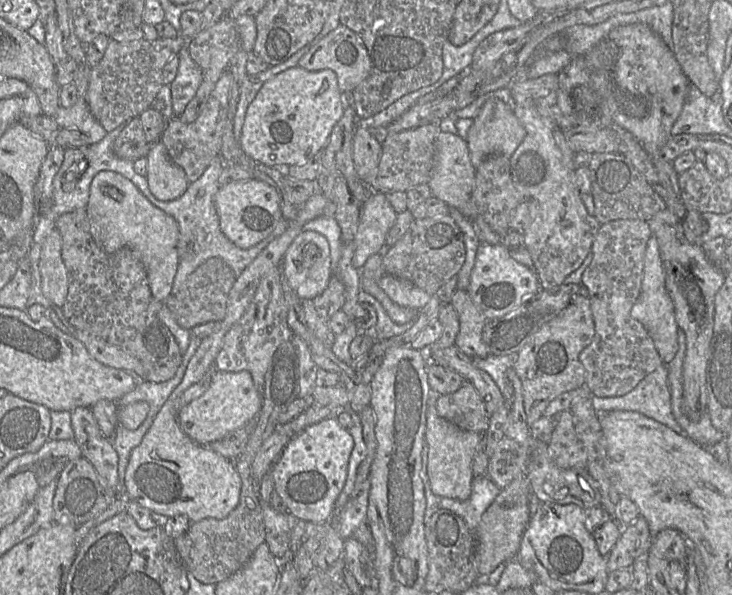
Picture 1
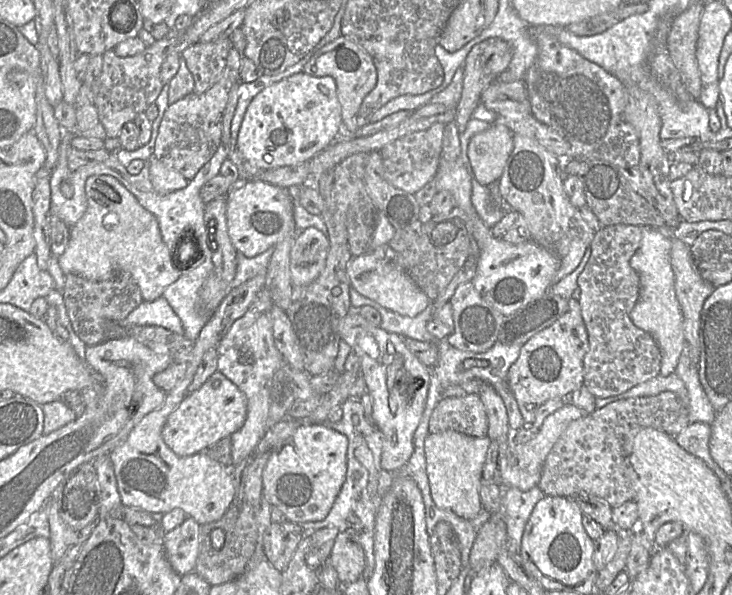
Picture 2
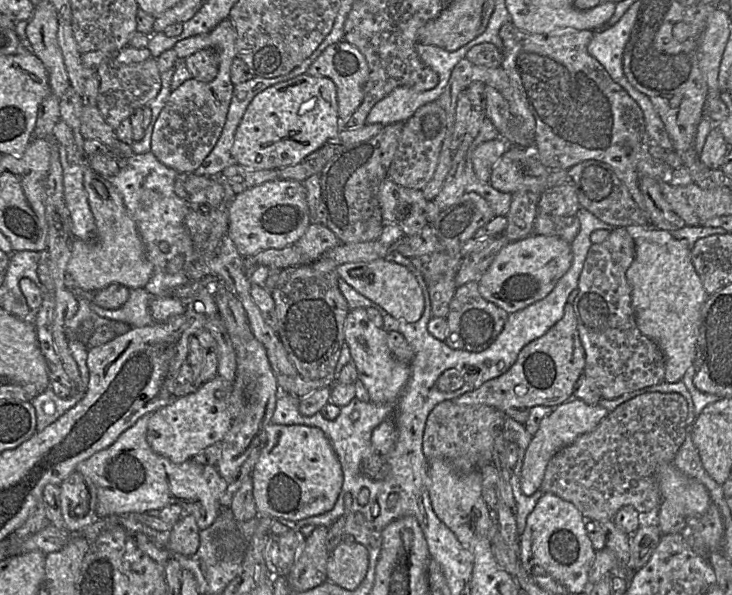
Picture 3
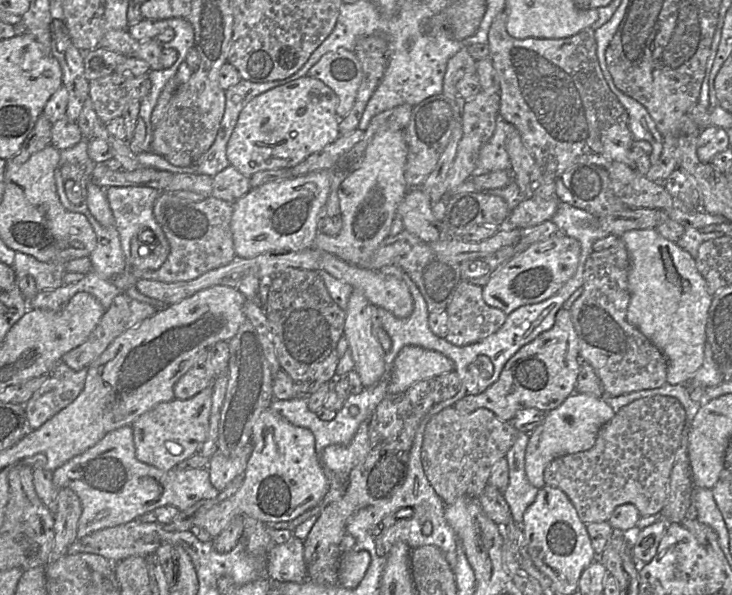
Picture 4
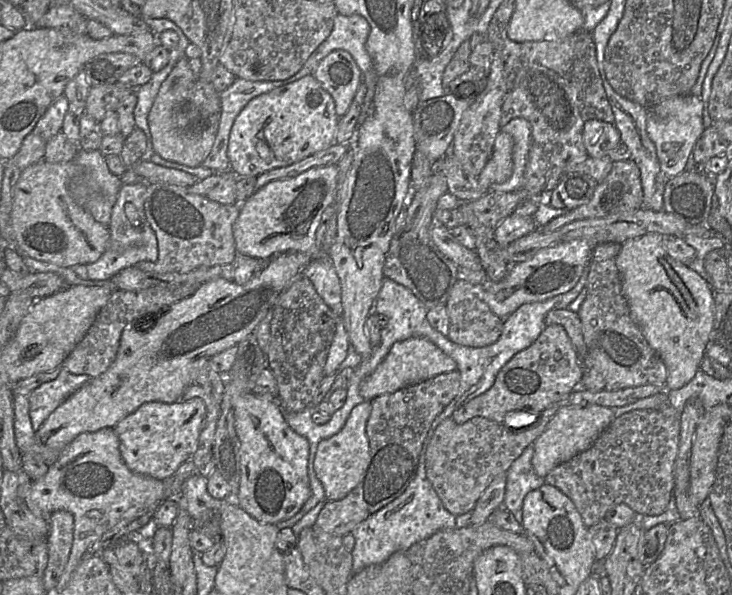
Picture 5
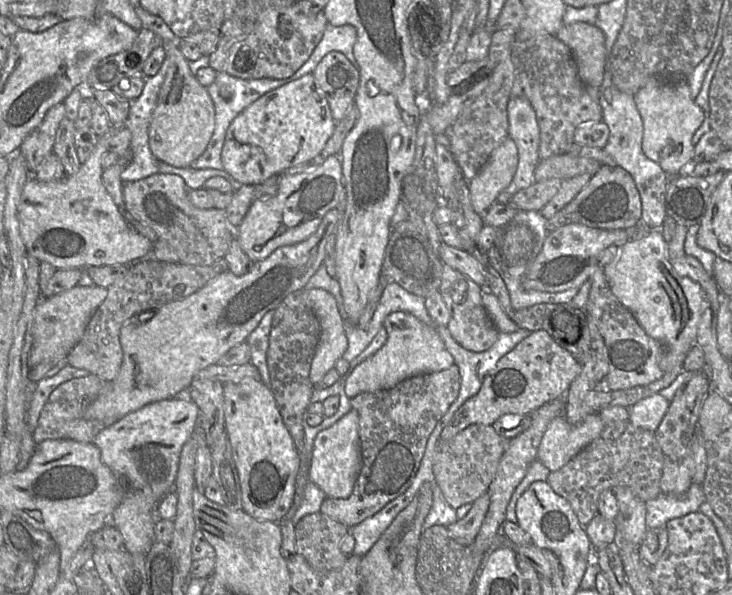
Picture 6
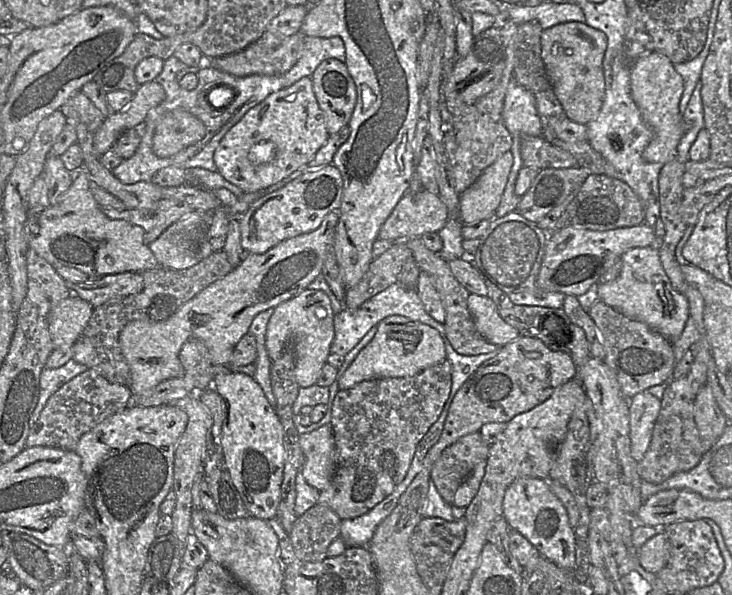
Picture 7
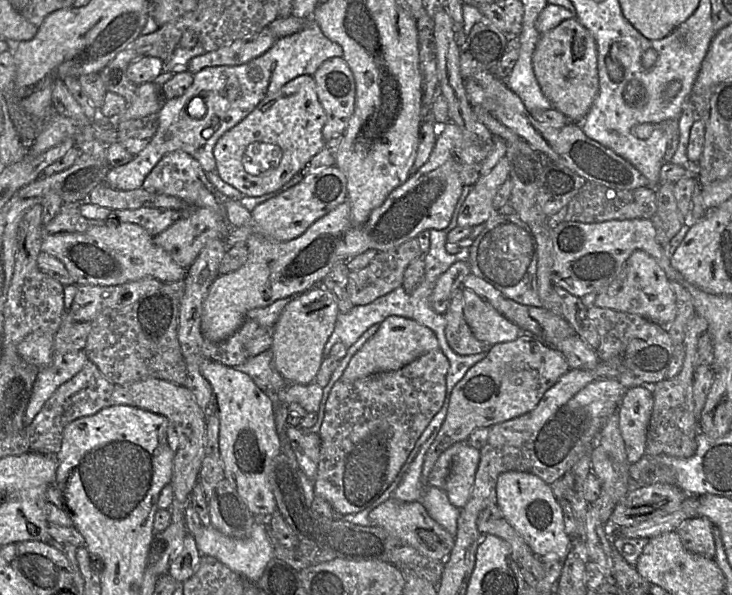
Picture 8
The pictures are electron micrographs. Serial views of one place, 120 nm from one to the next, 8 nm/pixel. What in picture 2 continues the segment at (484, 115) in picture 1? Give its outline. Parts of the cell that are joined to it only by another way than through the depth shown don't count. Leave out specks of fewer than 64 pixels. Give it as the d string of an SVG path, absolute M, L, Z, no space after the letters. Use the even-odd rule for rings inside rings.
M494 122L486 130L475 134L470 139L467 149L473 177L484 186L498 181L512 150L513 134L502 123Z

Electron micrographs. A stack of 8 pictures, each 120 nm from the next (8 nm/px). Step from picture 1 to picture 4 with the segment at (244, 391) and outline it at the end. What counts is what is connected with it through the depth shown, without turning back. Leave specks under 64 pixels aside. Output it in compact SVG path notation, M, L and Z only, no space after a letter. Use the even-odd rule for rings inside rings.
M208 387L192 398L174 398L162 402L141 414L132 424L136 458L145 464L163 471L169 471L199 453L209 429L213 388Z

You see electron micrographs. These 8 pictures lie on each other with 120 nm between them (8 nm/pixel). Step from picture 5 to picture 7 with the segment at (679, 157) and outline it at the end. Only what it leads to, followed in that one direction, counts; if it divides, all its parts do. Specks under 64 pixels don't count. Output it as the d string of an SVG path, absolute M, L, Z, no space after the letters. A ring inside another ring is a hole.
M659 52L642 55L631 64L631 96L643 121L653 132L653 139L642 153L647 162L666 164L677 158L677 146L685 132L679 103L684 91L683 78L667 56Z

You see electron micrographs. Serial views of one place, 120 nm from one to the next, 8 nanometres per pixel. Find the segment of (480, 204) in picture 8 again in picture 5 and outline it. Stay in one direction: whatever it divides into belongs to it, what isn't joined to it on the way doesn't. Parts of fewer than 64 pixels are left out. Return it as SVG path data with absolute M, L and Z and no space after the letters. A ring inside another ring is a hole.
M500 131L494 140L492 153L477 176L479 186L486 193L492 184L501 184L509 179L513 170L513 138Z

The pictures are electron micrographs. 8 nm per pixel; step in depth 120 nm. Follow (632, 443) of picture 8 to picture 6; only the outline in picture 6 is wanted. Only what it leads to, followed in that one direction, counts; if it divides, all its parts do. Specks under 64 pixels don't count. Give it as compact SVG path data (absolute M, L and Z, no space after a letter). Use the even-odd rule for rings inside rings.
M656 393L630 407L629 421L633 426L655 432L664 418L670 401Z

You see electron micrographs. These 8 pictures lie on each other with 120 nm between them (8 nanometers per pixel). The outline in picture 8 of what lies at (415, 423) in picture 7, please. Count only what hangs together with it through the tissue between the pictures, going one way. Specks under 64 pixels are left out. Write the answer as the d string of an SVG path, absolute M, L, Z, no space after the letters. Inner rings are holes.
M438 349L420 356L396 371L376 373L351 382L344 382L339 379L329 393L325 405L324 419L319 431L321 448L317 474L314 479L315 494L328 501L335 511L341 514L352 514L363 511L390 487L405 464L417 440L443 406L446 395L446 375L449 370L449 365L447 357Z

